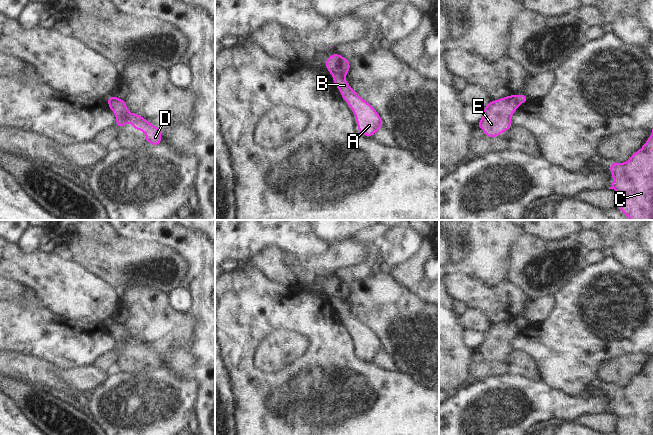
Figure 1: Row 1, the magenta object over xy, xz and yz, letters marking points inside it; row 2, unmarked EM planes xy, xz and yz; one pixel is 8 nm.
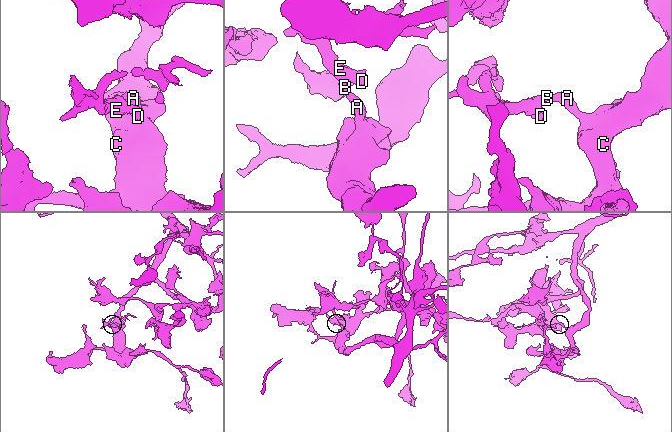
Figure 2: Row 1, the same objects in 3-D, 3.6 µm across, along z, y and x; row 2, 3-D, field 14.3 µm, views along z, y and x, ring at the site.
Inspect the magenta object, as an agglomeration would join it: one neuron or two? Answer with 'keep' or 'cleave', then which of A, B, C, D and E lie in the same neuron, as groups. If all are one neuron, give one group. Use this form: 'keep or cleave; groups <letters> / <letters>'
cleave; groups A B C / D E

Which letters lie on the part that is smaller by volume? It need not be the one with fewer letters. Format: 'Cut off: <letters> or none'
Cut off: D, E

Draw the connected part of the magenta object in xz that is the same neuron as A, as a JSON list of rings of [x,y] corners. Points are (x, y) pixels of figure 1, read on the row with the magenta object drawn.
[[[334,74],[333,81],[339,88],[343,99],[353,110],[358,125],[358,131],[365,136],[372,137],[372,134],[377,132],[382,127],[383,123],[376,110],[349,87],[344,76]]]

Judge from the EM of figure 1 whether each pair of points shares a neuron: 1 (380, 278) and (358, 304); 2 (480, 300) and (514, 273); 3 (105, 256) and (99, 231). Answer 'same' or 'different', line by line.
1: same
2: different
3: different

